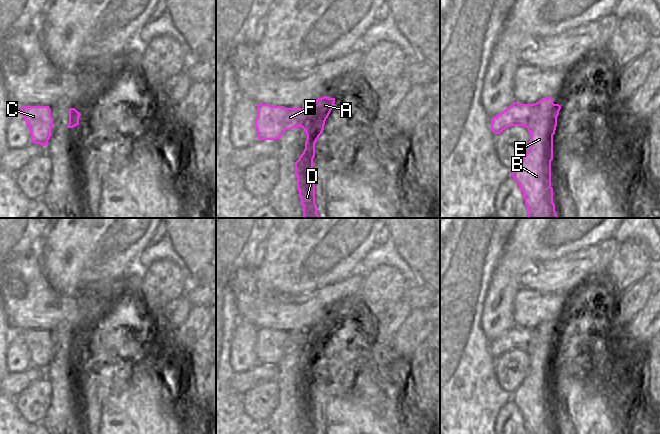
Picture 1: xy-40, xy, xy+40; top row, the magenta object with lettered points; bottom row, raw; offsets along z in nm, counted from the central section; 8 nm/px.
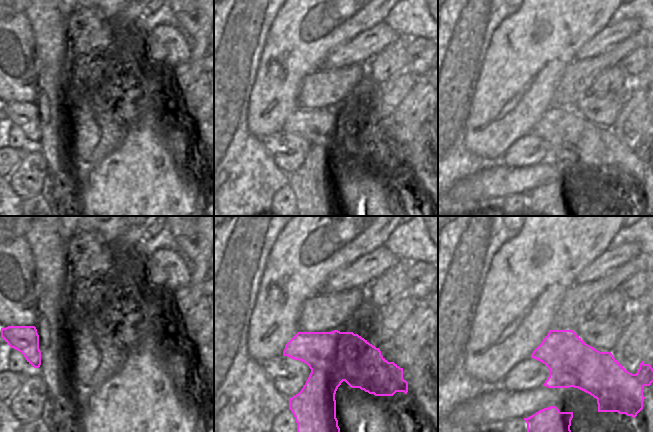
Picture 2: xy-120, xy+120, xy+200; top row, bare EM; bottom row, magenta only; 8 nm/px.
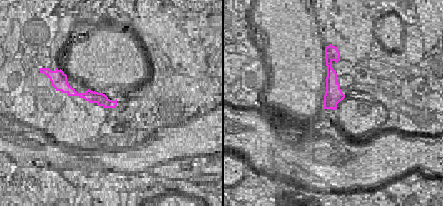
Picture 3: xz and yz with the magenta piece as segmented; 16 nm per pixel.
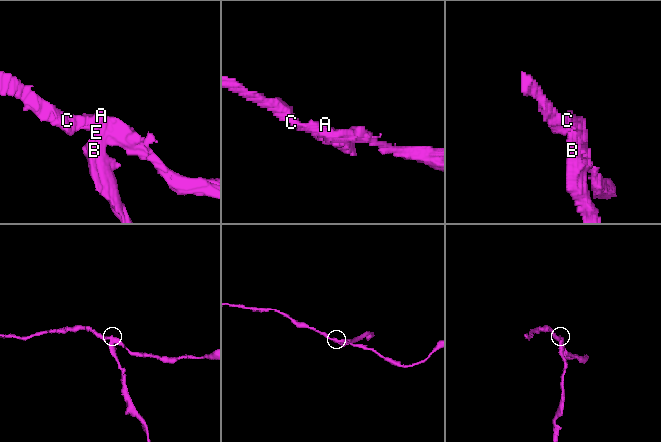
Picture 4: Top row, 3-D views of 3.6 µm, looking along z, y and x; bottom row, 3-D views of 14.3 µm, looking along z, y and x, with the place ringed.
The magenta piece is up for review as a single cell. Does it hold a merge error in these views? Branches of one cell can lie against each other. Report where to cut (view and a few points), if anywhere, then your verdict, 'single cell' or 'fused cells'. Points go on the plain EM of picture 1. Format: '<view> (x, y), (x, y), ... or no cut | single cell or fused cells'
xy+40 (532, 333), (548, 345), (547, 355), (552, 359) | fused cells

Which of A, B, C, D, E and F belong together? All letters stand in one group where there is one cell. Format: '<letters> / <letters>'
A C F / B D E

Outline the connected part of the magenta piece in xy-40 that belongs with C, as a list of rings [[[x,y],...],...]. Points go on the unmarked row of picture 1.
[[[22,330],[21,339],[25,343],[31,357],[31,366],[46,370],[53,351],[49,330]]]

